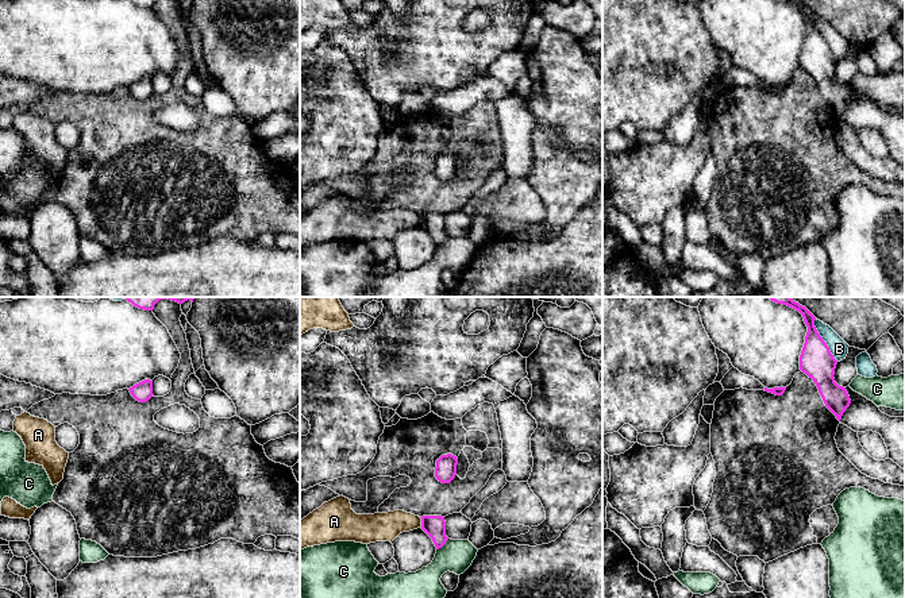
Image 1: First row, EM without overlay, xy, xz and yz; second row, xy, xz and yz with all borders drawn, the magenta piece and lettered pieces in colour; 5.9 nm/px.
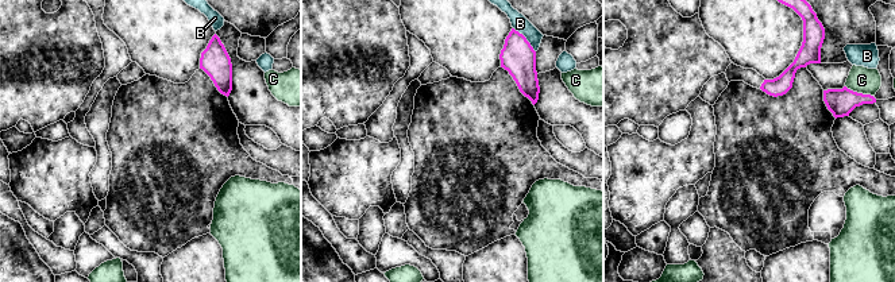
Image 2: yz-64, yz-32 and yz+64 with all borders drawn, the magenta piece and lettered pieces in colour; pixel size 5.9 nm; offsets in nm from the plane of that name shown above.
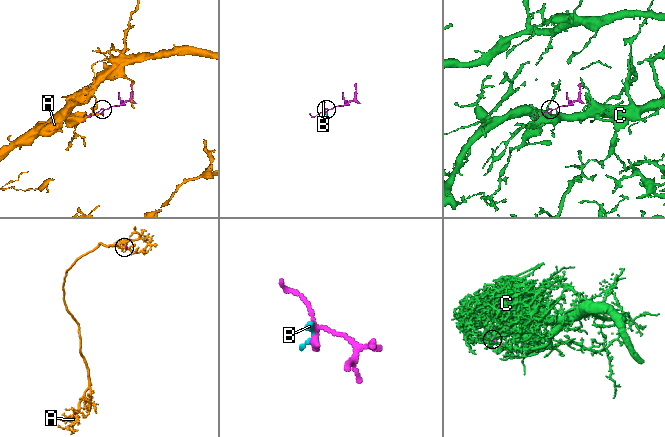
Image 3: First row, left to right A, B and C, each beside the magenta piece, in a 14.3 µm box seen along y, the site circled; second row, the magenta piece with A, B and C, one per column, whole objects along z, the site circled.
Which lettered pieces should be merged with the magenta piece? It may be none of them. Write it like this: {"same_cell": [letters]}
{"same_cell": []}

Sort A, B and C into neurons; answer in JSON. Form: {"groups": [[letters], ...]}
{"groups": [["A"], ["B"], ["C"]]}

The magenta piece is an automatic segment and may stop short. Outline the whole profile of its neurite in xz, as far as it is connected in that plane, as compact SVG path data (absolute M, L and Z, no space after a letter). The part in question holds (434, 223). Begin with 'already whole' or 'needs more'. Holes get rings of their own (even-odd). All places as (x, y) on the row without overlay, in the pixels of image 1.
already whole; M423 213L421 227L432 236L436 247L442 246L448 235L446 234L446 219L442 213Z

